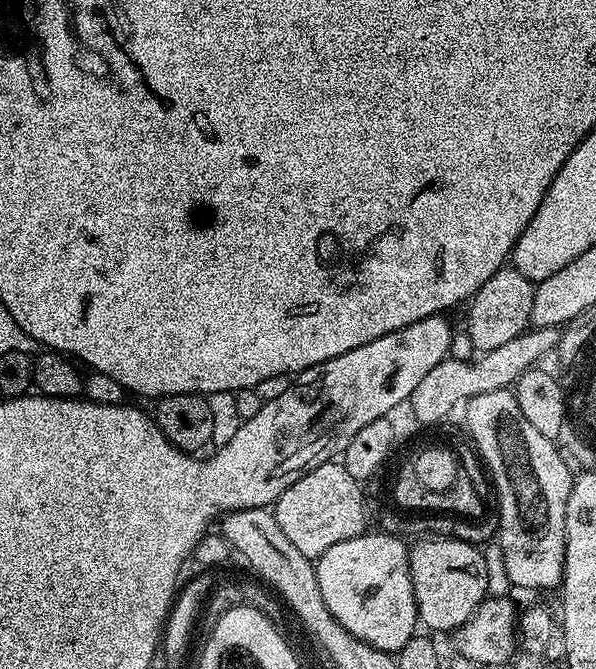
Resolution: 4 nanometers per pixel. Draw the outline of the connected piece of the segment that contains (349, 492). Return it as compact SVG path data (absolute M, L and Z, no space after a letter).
M329 462L310 470L300 476L294 486L290 486L274 505L274 515L278 526L282 526L282 534L294 542L294 547L302 550L309 558L318 558L330 550L330 546L338 546L338 542L346 542L355 536L363 536L366 531L366 517L364 515L364 492L361 481L350 478L343 463Z

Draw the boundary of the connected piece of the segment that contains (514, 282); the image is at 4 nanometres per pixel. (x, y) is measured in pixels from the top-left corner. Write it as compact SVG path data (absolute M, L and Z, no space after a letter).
M511 266L495 272L475 293L467 305L470 340L479 353L490 352L527 329L533 309L533 281Z

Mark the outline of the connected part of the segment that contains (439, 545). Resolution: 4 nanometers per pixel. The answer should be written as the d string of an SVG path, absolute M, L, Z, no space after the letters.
M420 540L411 545L408 554L410 578L414 586L416 614L429 633L455 633L471 618L474 610L488 596L484 553L477 545L461 540Z

